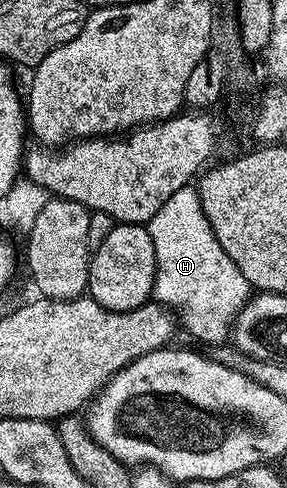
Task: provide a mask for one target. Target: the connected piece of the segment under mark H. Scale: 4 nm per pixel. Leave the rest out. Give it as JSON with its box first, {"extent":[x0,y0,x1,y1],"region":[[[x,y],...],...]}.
{"extent":[146,185,253,345],"region":[[[188,185],[177,189],[161,209],[146,224],[147,232],[151,234],[155,250],[155,290],[154,302],[162,303],[164,307],[177,313],[178,322],[195,339],[210,345],[223,345],[228,342],[231,327],[239,311],[247,304],[253,288],[245,281],[241,269],[229,261],[229,253],[221,249],[221,241],[213,233],[205,213],[201,209],[201,197],[194,186]]]}

